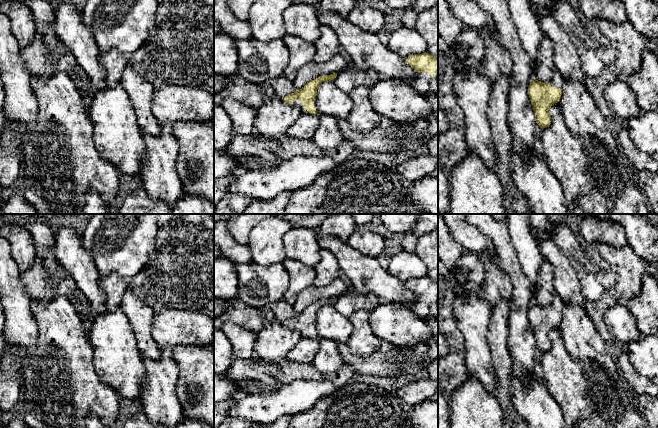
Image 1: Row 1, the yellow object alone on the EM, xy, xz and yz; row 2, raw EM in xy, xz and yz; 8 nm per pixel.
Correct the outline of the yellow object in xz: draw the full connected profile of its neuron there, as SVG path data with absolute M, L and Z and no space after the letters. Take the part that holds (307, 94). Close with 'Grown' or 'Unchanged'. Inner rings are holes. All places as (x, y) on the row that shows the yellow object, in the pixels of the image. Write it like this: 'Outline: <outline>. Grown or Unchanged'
Outline: M338 73L319 76L317 79L309 81L301 89L282 98L282 100L291 106L298 107L303 113L318 114L316 103L317 89L324 81L332 81Z. Grown

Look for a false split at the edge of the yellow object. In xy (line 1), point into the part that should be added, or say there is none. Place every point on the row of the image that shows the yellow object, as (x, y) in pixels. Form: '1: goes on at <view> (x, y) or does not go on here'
1: does not go on here

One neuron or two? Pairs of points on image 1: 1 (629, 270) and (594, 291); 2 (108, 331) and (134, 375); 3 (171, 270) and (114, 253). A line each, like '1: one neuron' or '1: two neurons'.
1: two neurons
2: one neuron
3: two neurons

